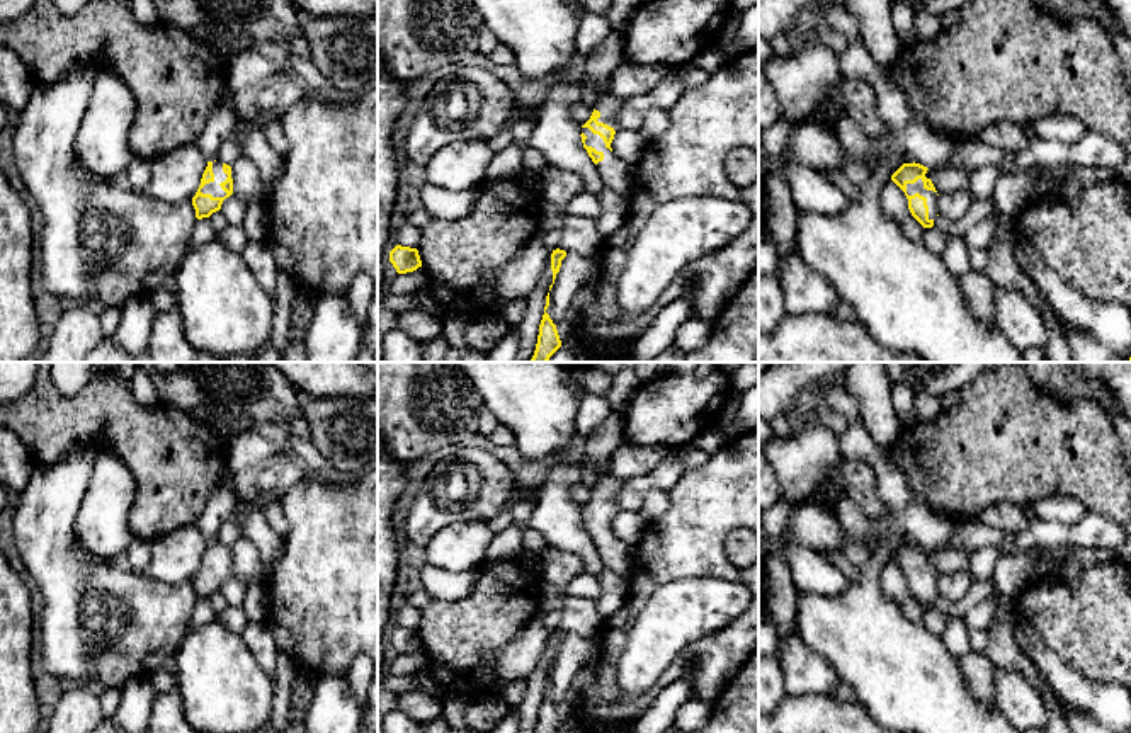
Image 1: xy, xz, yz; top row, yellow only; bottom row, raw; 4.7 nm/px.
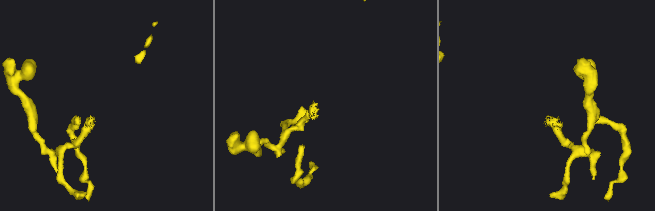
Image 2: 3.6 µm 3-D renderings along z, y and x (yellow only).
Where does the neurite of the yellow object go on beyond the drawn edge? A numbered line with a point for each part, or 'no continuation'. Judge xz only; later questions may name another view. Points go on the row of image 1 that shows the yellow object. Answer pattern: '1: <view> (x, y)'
1: xz (616, 174)

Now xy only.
1: xy (215, 189)

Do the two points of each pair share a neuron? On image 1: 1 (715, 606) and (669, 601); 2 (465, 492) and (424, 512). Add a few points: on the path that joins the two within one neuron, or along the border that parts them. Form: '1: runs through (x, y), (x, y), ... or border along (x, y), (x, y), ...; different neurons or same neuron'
1: runs through (703, 606), (681, 606); same neuron
2: runs through (454, 492), (434, 505); same neuron

